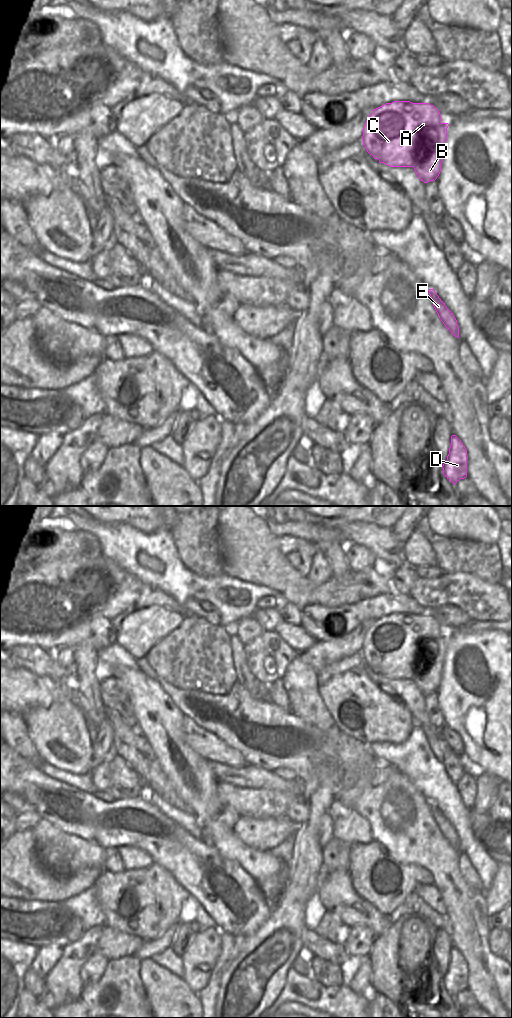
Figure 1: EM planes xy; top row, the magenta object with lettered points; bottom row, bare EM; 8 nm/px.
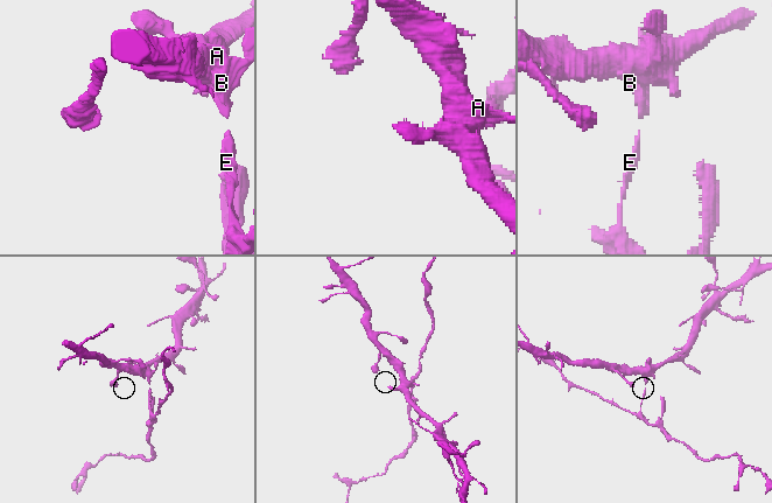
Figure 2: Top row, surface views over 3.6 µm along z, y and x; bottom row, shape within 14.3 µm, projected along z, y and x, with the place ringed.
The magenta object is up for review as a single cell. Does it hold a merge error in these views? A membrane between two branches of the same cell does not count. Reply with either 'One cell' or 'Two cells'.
Two cells

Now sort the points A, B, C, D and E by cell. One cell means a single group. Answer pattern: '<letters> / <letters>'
A C / B D E

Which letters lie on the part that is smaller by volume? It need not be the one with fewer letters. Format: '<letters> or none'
B, D, E

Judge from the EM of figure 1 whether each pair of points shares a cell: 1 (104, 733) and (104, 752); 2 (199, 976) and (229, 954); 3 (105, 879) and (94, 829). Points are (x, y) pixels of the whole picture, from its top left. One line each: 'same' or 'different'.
1: same
2: different
3: different

